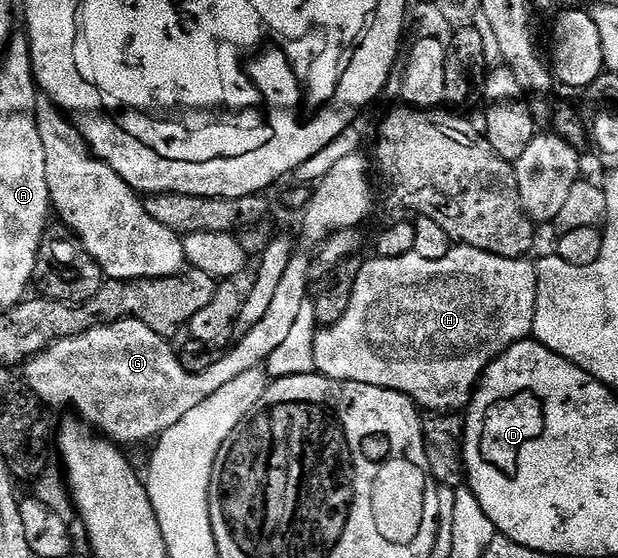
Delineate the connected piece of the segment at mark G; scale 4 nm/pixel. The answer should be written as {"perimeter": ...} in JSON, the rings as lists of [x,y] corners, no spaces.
{"perimeter":[[[297,251],[286,266],[286,274],[282,274],[282,283],[279,284],[270,302],[270,310],[266,310],[266,318],[262,318],[262,322],[258,322],[254,330],[245,333],[240,338],[241,341],[229,350],[228,356],[221,355],[212,363],[210,370],[205,372],[186,370],[186,366],[182,366],[177,349],[171,348],[165,337],[150,330],[150,326],[146,326],[140,320],[115,320],[113,324],[104,324],[101,328],[95,328],[77,336],[55,340],[48,349],[33,356],[23,365],[23,379],[27,387],[32,389],[32,393],[40,399],[41,405],[49,409],[50,407],[73,408],[77,412],[73,413],[83,423],[117,445],[136,444],[139,440],[155,441],[166,430],[170,430],[174,422],[186,418],[186,414],[190,414],[194,406],[202,406],[202,402],[206,402],[210,394],[218,394],[222,386],[234,382],[234,378],[246,374],[246,370],[267,365],[274,350],[285,341],[294,322],[297,321],[303,300],[310,296],[308,280],[310,281],[311,270],[310,256]]]}

